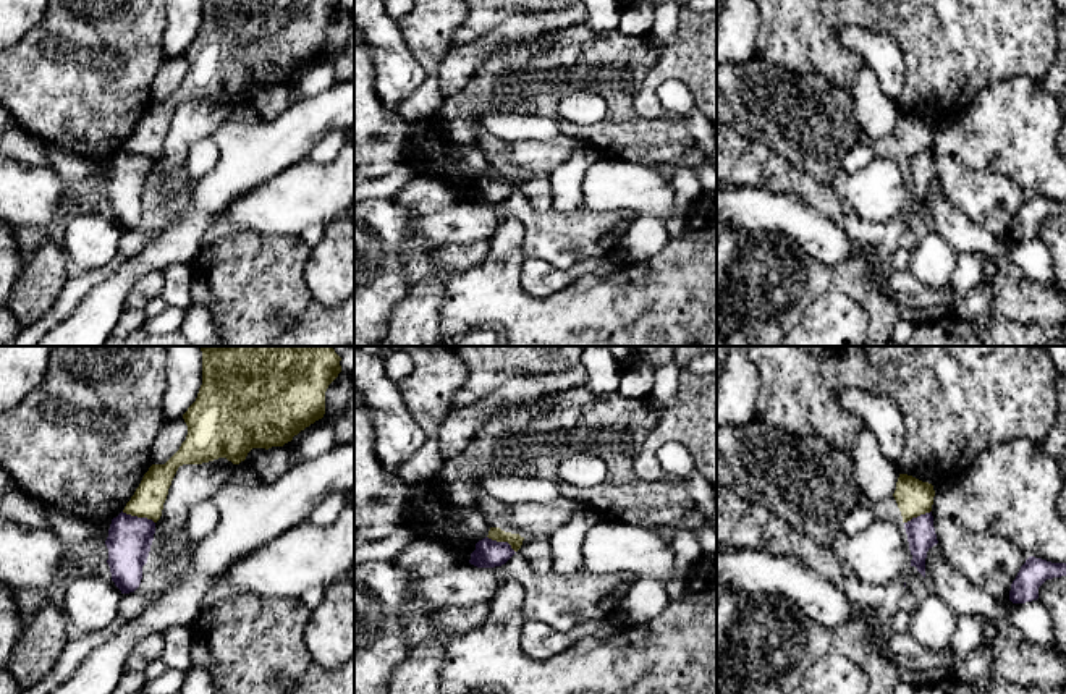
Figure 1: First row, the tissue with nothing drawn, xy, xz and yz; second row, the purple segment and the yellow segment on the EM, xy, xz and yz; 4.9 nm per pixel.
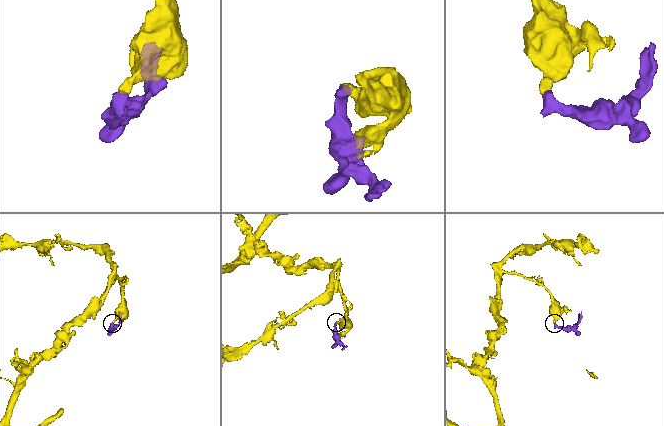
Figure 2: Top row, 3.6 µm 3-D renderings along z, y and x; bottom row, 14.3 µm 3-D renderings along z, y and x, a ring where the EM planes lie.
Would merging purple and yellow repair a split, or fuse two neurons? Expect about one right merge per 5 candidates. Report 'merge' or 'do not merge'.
do not merge

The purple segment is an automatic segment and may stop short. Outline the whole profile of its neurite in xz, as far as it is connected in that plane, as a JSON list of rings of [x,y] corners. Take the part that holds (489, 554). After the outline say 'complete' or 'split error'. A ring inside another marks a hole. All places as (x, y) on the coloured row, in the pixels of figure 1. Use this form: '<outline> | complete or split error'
[[[485,537],[476,544],[469,563],[477,568],[495,568],[505,565],[514,553],[508,542],[497,542]]] | complete

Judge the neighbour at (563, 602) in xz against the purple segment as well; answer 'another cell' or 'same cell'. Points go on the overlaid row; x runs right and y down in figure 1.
another cell

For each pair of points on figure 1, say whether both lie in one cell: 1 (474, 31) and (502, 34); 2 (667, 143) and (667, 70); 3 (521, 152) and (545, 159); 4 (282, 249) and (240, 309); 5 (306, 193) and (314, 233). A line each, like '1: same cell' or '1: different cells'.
1: different cells
2: different cells
3: same cell
4: same cell
5: different cells

